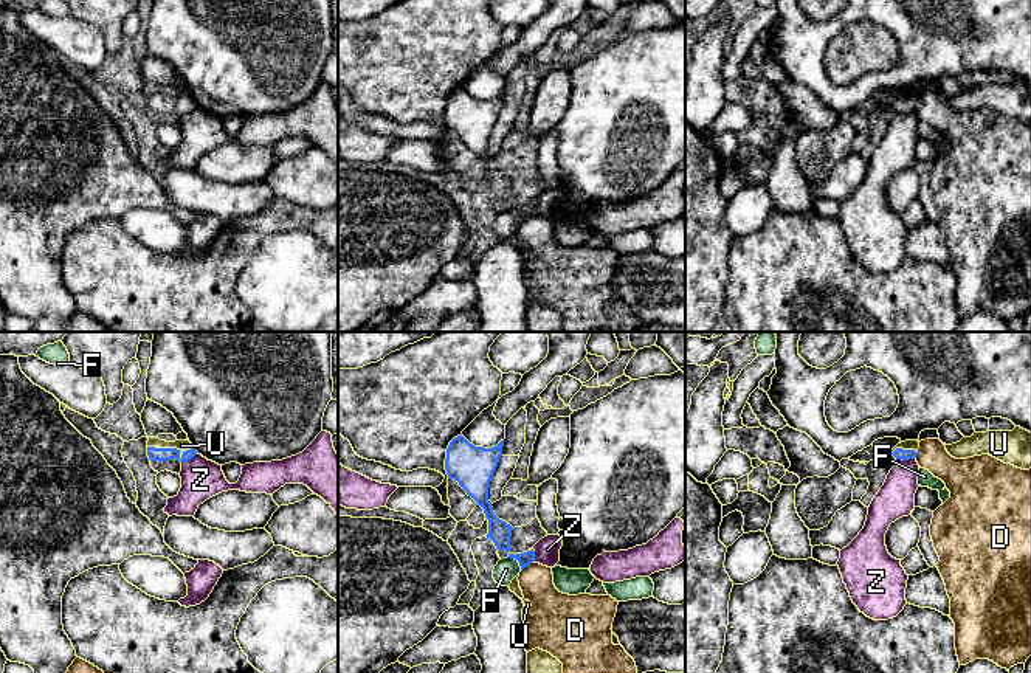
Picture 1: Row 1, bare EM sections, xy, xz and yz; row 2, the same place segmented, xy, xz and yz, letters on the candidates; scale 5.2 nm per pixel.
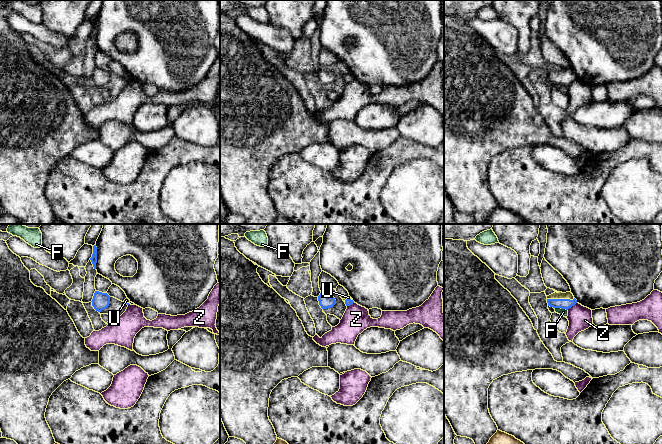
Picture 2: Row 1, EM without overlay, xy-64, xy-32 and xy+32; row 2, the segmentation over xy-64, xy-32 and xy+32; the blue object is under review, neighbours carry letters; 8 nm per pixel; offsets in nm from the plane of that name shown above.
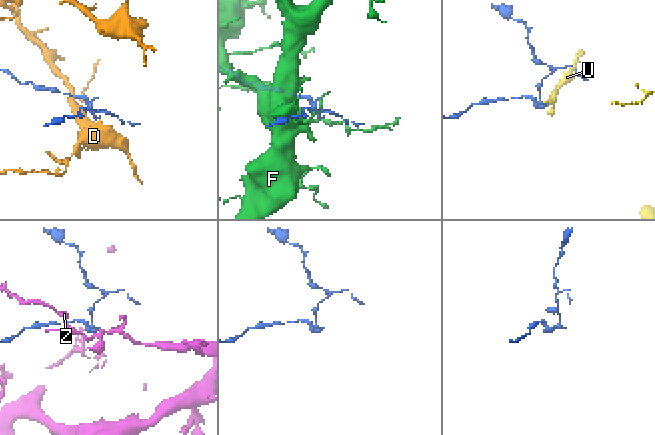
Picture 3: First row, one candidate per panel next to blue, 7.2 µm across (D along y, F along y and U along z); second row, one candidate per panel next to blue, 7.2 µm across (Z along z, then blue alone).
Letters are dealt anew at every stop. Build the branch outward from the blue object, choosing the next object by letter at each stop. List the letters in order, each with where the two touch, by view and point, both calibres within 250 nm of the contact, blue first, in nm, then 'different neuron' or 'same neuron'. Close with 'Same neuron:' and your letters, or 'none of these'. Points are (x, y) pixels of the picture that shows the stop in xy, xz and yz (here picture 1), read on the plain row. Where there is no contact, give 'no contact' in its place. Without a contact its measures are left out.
D: xz (526, 217) | 70/190 nm | different neuron
F: xz (518, 214) | 70/120 nm | different neuron
U: xy (171, 101) | 70/60 nm | same neuron
Z: yz (906, 112) | 60/190 nm | different neuron
Same neuron: U

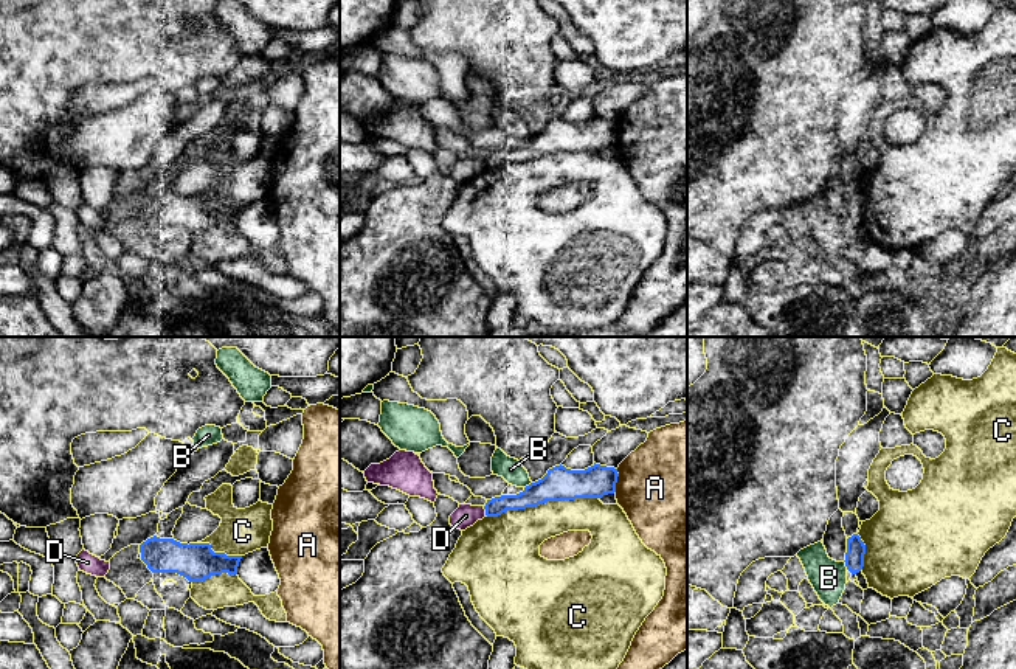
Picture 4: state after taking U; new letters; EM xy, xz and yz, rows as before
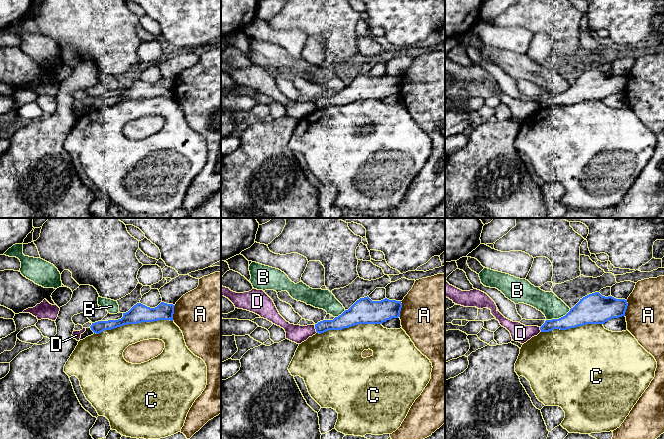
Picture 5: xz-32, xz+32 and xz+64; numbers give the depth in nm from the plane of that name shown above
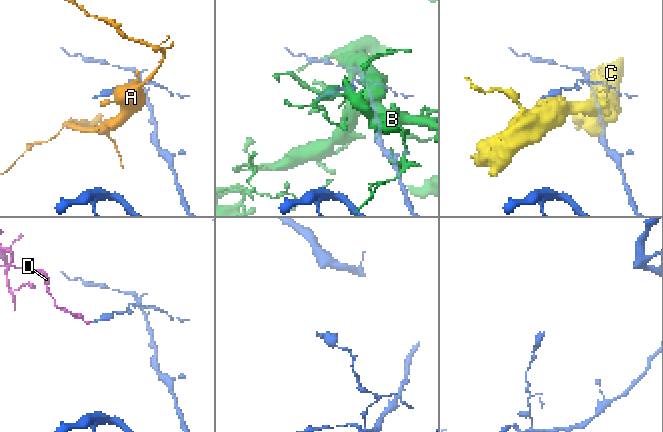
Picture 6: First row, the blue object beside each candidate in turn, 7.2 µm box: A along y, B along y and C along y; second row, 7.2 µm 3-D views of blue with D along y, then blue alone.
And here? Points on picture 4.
A: xz (616, 134) | 160/480 nm | different neuron
B: yz (846, 218) | 100/190 nm | different neuron
C: xz (542, 155) | 170/300 nm | different neuron
D: xz (486, 163) | 100/120 nm | different neuron
Same neuron: none of these

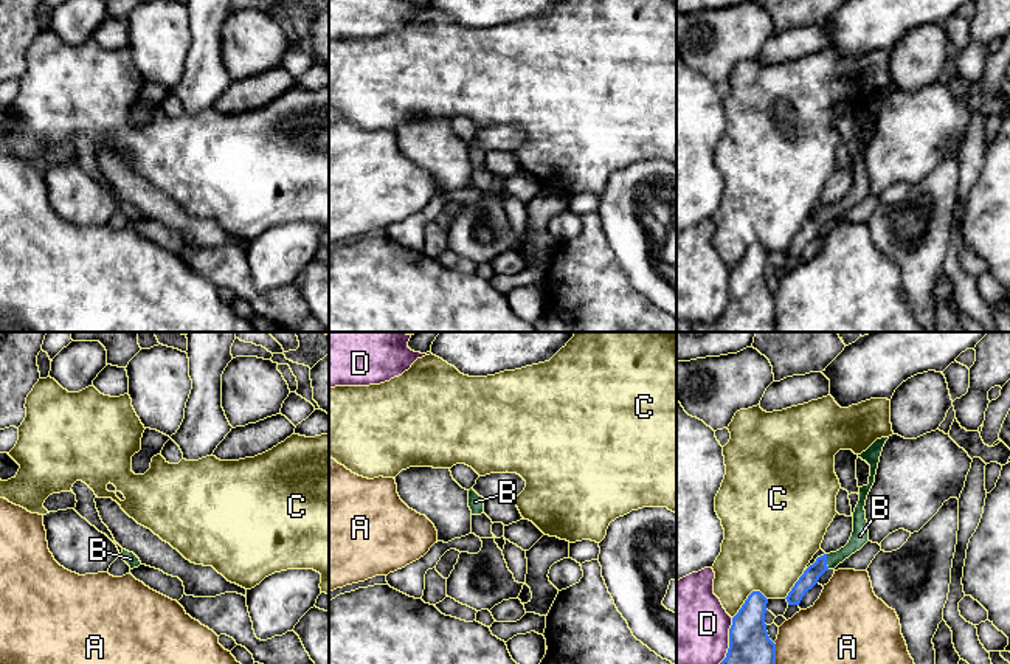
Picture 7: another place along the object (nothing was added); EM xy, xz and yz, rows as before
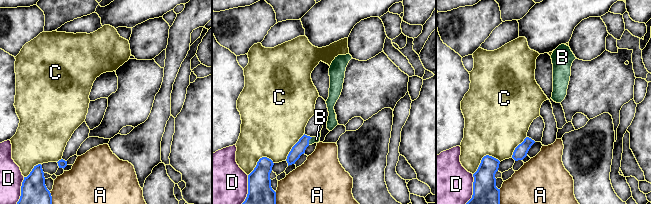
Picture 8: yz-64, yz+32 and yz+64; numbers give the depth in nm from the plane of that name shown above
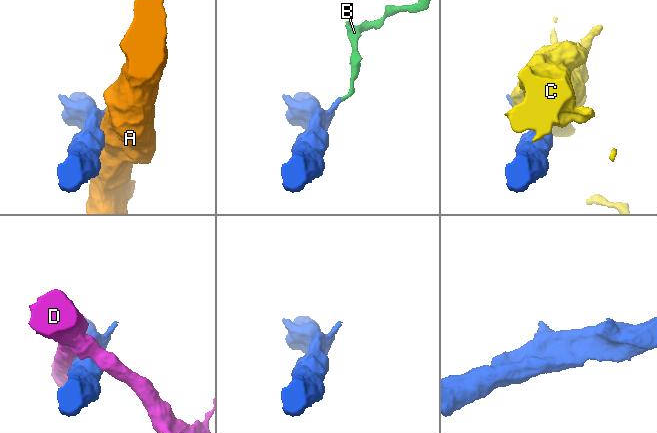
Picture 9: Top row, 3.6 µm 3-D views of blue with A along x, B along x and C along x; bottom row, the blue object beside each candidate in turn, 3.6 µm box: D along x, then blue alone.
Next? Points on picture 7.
A: yz (774, 314) | 300/500 nm | different neuron
B: yz (826, 214) | 90/90 nm | same neuron
C: yz (748, 250) | 220/400 nm | different neuron
D: yz (726, 306) | 300/440 nm | different neuron
Same neuron: B

